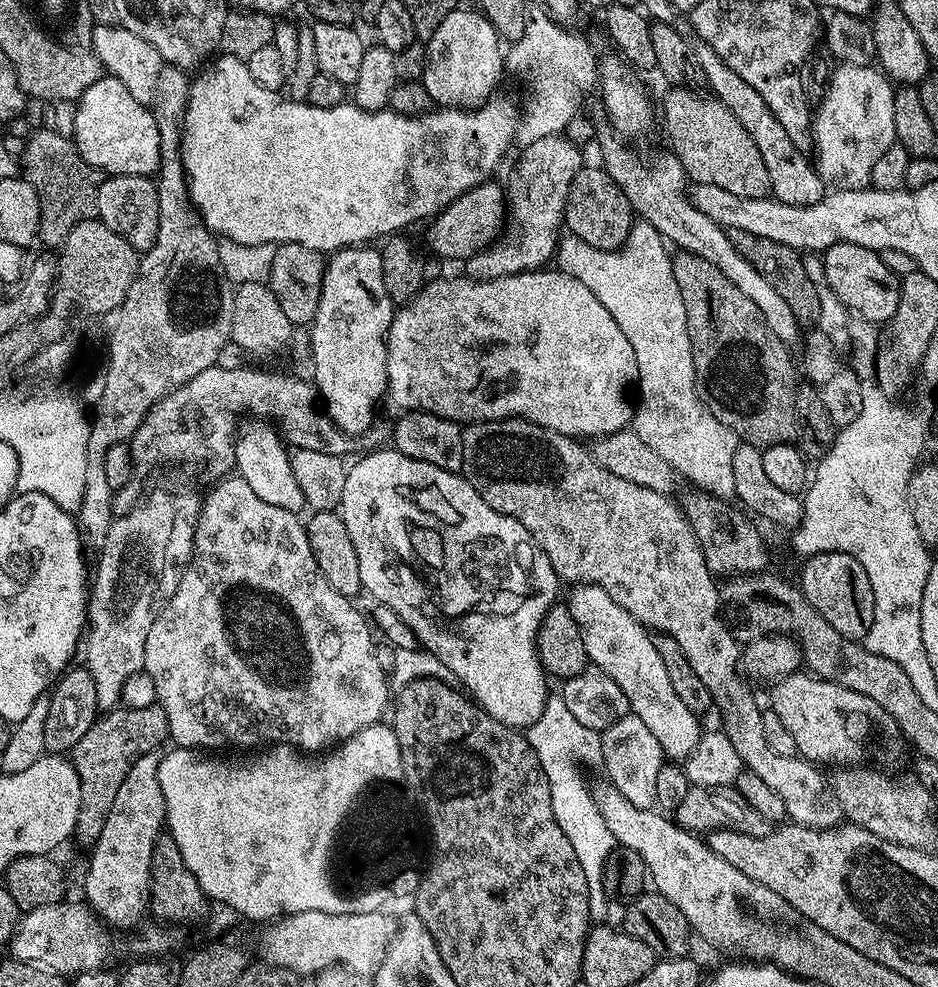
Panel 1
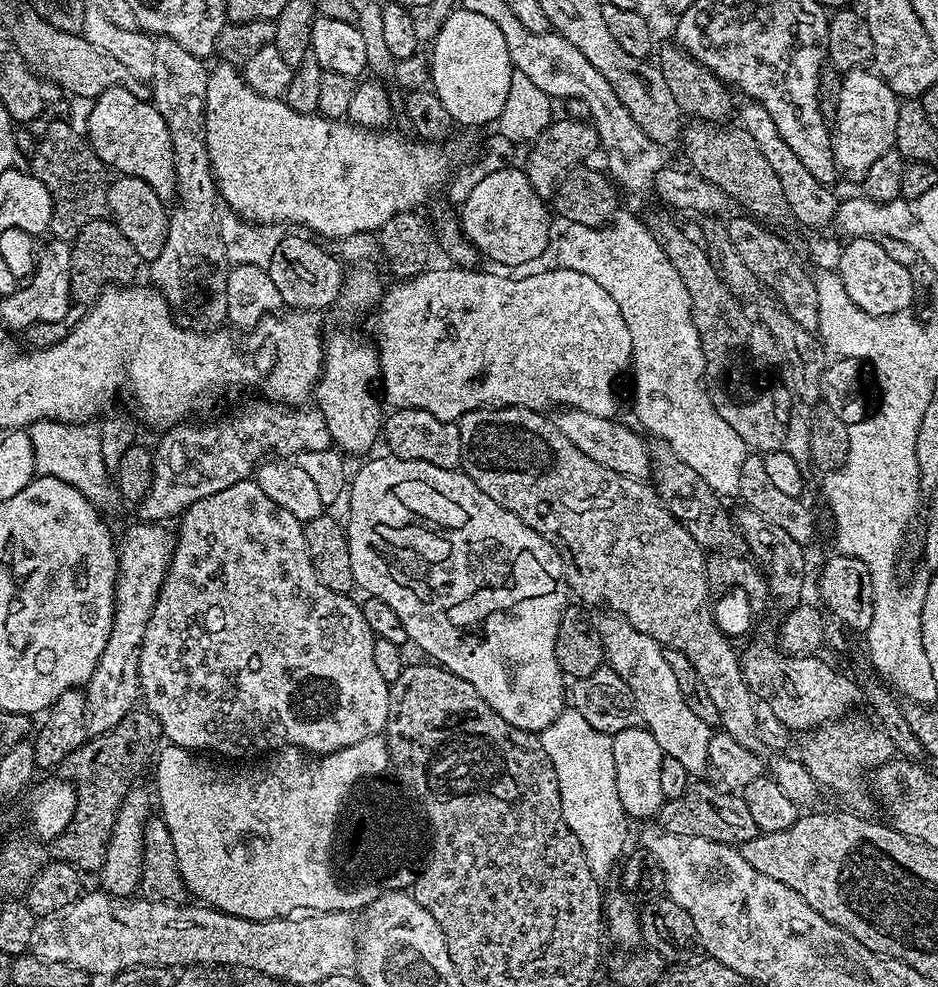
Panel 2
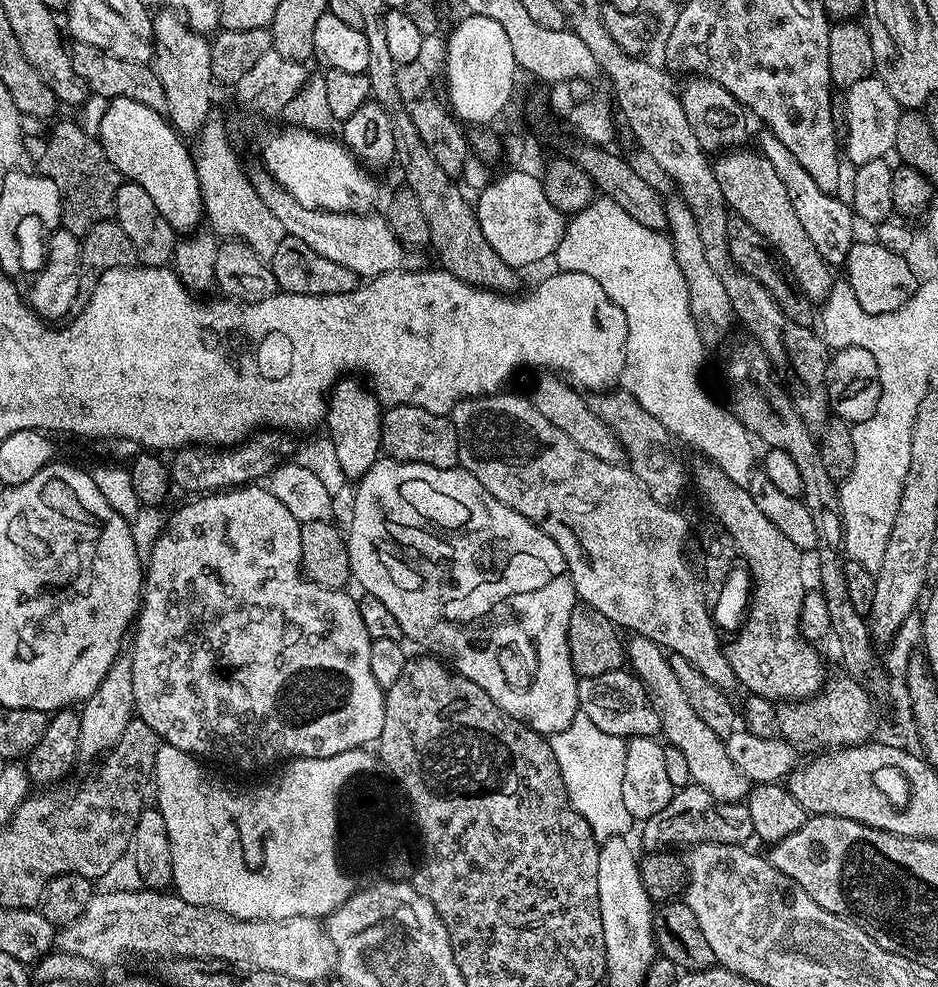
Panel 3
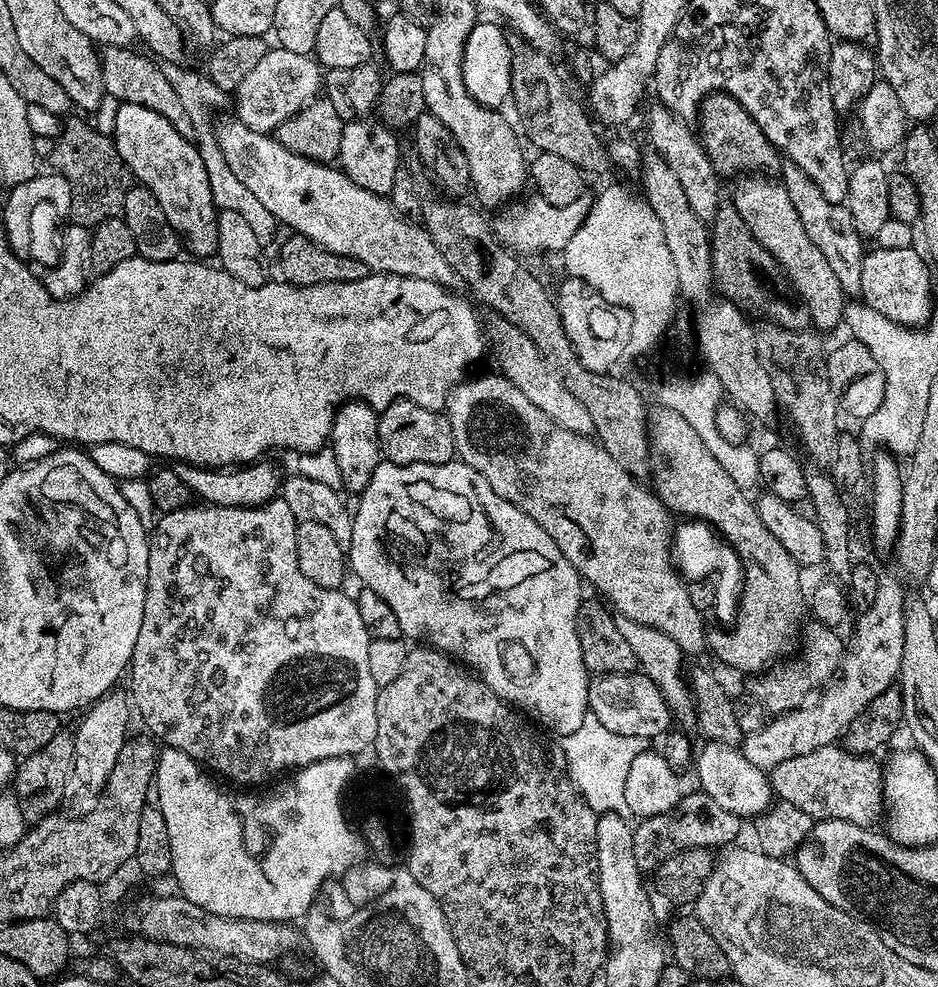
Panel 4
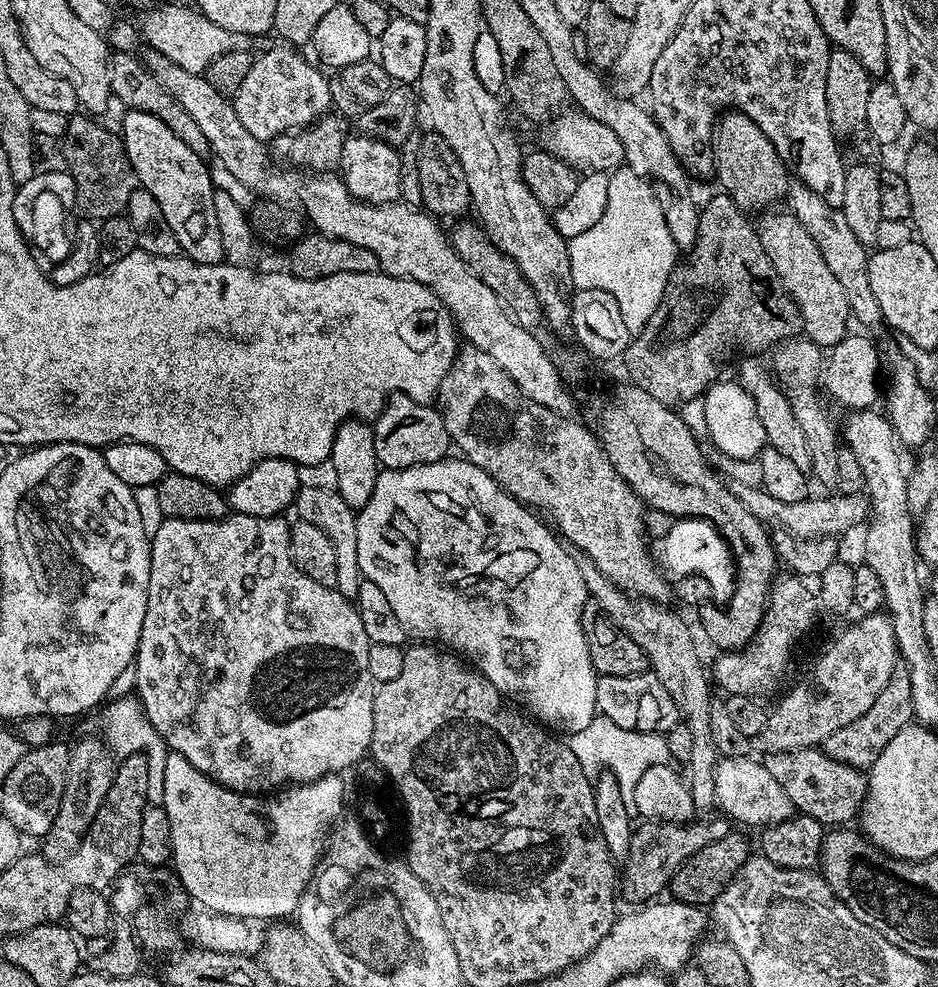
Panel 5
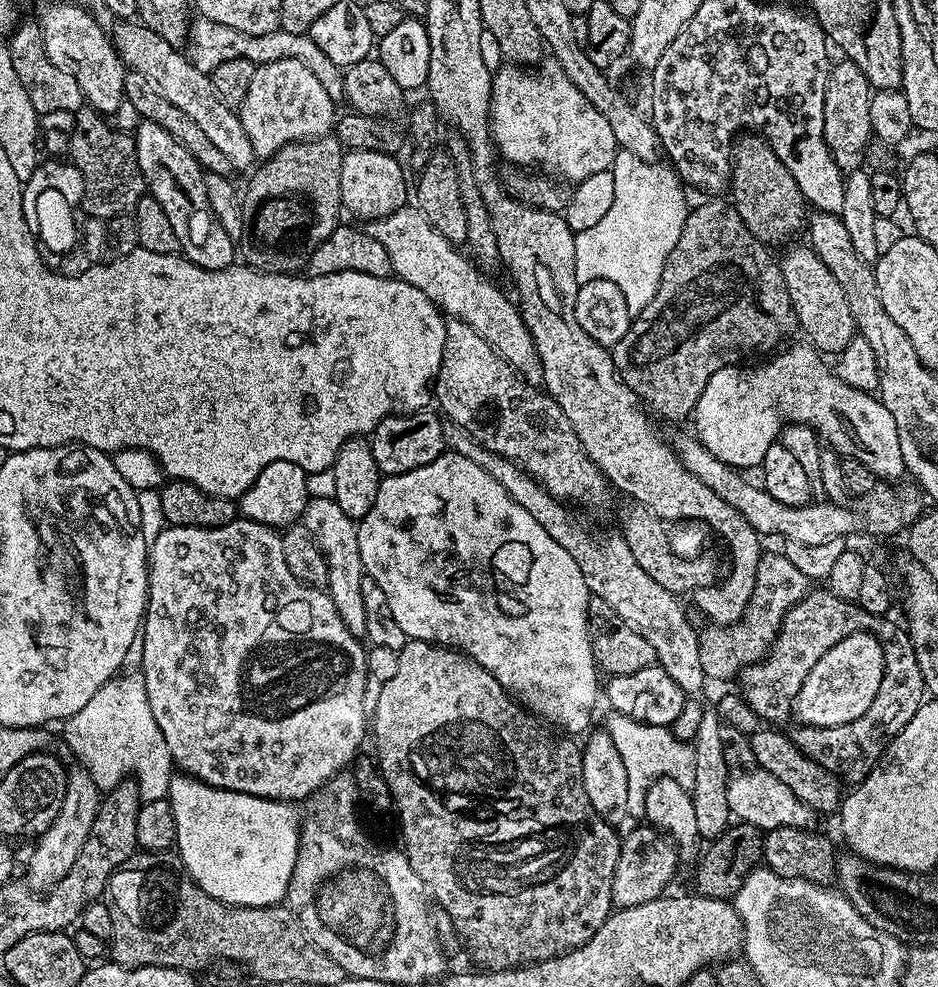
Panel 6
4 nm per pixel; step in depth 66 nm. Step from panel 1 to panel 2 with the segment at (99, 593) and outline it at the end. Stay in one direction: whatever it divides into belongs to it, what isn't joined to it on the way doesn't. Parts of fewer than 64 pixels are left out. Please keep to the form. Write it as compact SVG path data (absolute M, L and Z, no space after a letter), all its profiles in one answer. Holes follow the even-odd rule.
M135 522L118 540L118 567L116 569L116 609L110 626L110 638L106 638L106 650L94 666L94 674L86 685L86 726L89 733L99 734L114 730L126 714L137 707L140 695L140 651L150 614L158 602L158 594L164 585L176 537L160 522Z

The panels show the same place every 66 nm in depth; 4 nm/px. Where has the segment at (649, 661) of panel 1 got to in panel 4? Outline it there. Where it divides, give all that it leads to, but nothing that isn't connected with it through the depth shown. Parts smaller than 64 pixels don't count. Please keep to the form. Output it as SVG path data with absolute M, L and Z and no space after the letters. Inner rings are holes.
M711 742L703 746L705 748L695 753L694 759L694 775L700 779L699 791L714 798L714 802L730 810L730 814L741 818L755 818L767 812L774 800L769 773L748 762L739 747L728 748L725 744Z

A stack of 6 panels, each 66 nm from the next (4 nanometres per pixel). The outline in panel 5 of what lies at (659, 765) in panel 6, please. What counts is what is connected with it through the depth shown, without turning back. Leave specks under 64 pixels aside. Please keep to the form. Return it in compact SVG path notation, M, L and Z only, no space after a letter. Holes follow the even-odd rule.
M599 714L591 720L585 730L571 733L568 745L574 750L575 757L584 769L588 764L592 764L596 771L600 765L604 766L606 763L612 767L609 769L619 782L620 791L628 800L632 798L634 786L638 784L645 770L655 764L663 764L669 759L667 742L663 735L624 730L620 726L614 726L610 718Z

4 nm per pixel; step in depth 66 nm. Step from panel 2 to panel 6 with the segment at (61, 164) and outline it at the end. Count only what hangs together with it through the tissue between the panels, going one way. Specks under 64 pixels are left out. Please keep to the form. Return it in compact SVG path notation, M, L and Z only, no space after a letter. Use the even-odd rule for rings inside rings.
M87 106L79 108L75 112L76 125L67 137L70 163L81 174L81 182L84 189L81 190L79 207L84 207L85 217L93 216L105 222L113 220L116 216L131 213L136 207L136 203L146 194L144 175L138 166L138 154L136 153L136 142L131 135L119 132L116 128L111 128L107 124L105 117L99 112Z

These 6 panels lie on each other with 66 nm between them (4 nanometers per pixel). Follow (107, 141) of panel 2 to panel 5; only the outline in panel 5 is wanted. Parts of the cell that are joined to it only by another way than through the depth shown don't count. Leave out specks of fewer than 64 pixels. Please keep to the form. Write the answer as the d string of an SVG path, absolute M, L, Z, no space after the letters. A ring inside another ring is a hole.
M131 110L123 114L122 139L130 166L134 166L137 185L158 198L158 206L162 206L162 214L166 214L166 222L170 222L178 238L181 253L199 264L221 263L224 252L214 212L216 188L213 187L209 165L204 165L205 157L194 154L194 150L190 150L182 138L176 137L166 122L154 118L154 114Z

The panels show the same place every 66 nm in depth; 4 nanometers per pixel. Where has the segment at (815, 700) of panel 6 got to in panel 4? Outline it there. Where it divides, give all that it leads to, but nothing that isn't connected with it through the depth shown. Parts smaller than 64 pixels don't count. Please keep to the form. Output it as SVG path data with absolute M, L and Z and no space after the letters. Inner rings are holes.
M894 575L880 576L873 602L859 613L854 632L847 639L838 675L823 687L818 702L808 702L789 712L779 713L769 719L762 731L747 733L740 749L748 762L768 772L789 758L837 743L852 722L867 711L874 698L895 685L902 662L907 601L902 584Z

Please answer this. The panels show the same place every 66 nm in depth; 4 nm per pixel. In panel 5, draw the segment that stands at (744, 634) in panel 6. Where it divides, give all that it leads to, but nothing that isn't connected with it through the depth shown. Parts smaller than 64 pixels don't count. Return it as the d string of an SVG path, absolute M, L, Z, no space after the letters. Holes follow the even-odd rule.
M780 574L772 582L772 593L768 596L768 608L764 611L764 621L756 632L756 639L739 650L728 650L716 660L714 680L725 688L725 693L737 696L763 697L763 692L772 692L780 684L784 671L788 668L788 655L796 640L800 640L812 628L816 616L818 600L807 588L805 577L795 574Z

